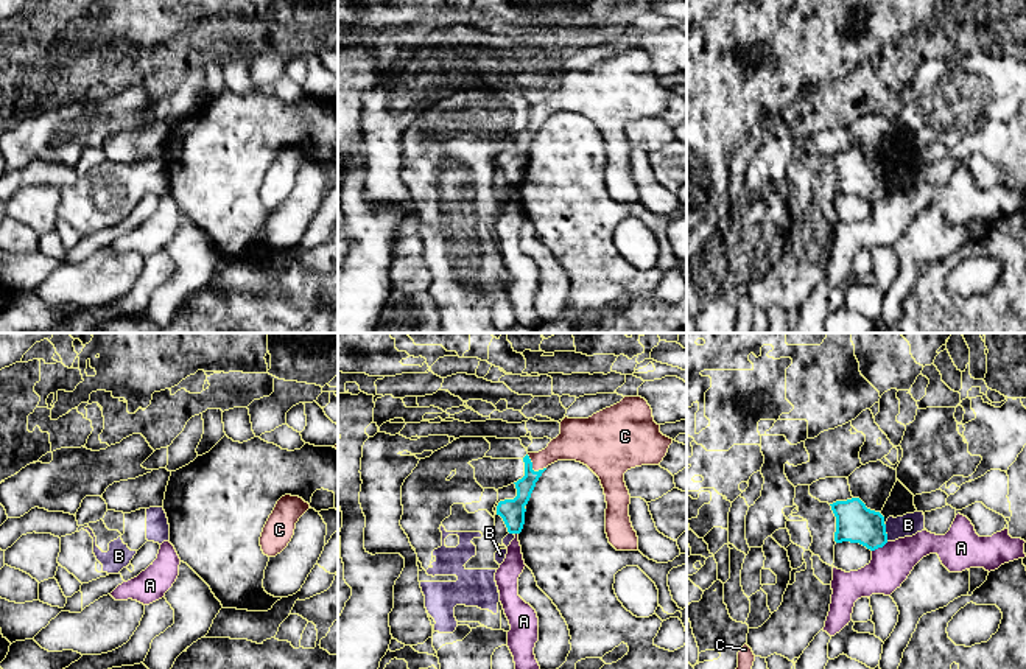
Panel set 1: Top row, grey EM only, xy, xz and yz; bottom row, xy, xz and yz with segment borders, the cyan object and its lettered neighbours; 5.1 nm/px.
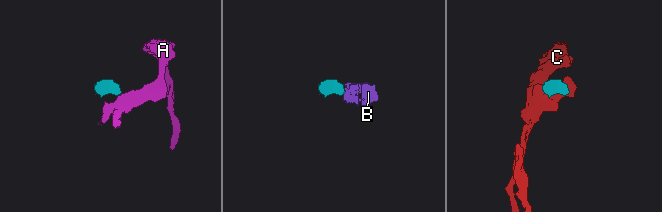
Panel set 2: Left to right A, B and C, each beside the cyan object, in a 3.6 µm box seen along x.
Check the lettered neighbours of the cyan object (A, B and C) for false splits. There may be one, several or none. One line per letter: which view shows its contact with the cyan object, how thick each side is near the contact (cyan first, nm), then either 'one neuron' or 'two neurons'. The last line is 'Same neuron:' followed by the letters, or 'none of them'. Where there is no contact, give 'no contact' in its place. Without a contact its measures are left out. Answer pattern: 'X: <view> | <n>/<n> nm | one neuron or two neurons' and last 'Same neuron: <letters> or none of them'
A: yz | 200/200 nm | two neurons
B: yz | 200/120 nm | two neurons
C: xz | 130/170 nm | one neuron
Same neuron: C

